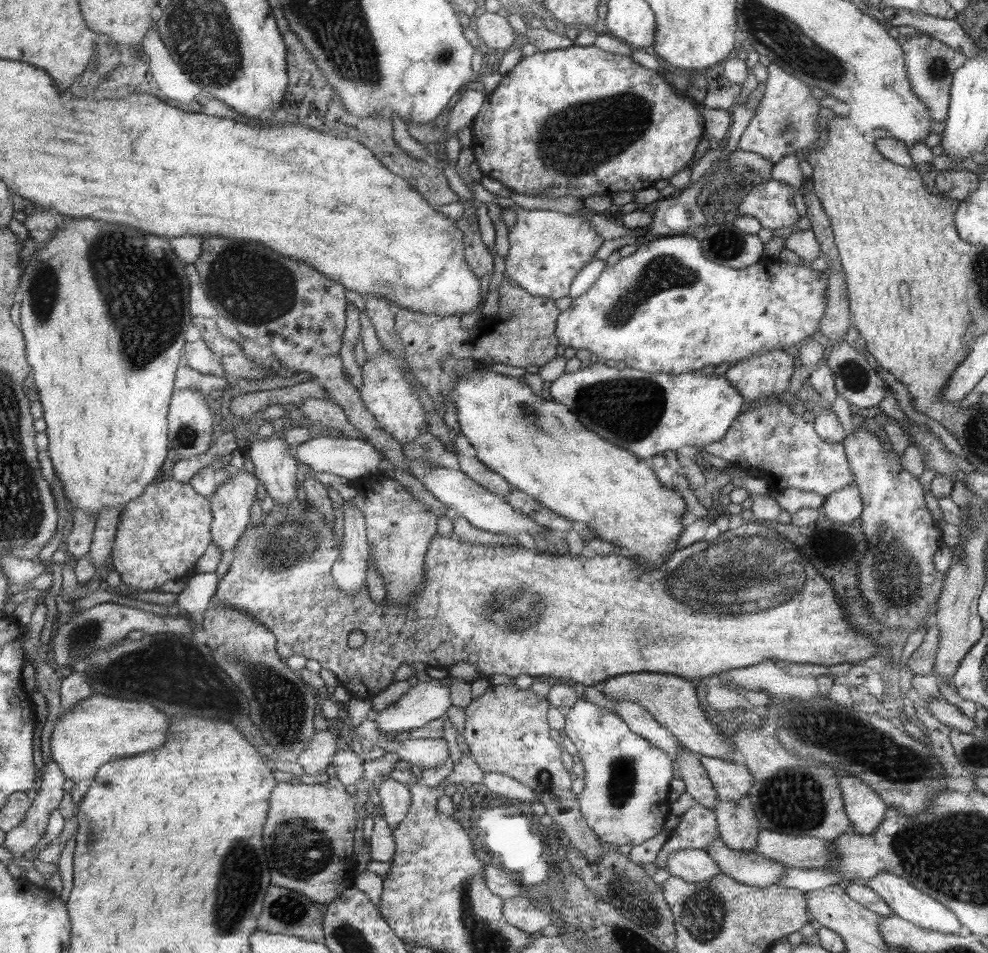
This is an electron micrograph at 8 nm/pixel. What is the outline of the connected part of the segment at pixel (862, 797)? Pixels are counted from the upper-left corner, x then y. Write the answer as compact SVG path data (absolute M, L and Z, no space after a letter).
M837 774L844 799L844 811L855 834L872 834L883 823L885 804L858 778Z

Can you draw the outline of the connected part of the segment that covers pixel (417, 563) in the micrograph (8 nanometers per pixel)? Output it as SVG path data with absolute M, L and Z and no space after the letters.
M365 476L349 484L356 489L356 493L348 502L361 511L366 528L366 543L368 546L368 561L375 572L381 576L385 590L385 601L390 604L408 604L412 594L424 582L425 558L428 545L436 534L437 516L431 514L427 507L407 493L404 488L395 482L381 480L379 476Z

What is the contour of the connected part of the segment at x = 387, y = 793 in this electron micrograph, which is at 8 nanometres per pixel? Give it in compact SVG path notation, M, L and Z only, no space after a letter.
M393 779L380 782L376 790L380 798L382 818L393 830L404 821L412 806L412 795L406 785Z

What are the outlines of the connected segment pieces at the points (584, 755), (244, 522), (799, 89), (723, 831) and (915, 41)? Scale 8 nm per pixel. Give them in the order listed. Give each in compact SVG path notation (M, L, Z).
M577 700L573 707L563 711L563 715L563 730L575 745L576 755L580 758L584 770L584 786L580 794L577 794L580 812L596 837L607 844L637 846L663 832L665 818L669 814L667 786L673 778L671 758L664 751L649 744L647 739L633 734L633 730L619 716L607 713L587 700Z
M240 470L235 471L231 478L219 483L209 496L209 502L212 502L211 539L220 552L234 550L239 537L250 524L249 510L251 510L253 498L257 496L255 490L257 490L257 480L254 472Z
M769 63L766 69L768 77L764 94L755 107L753 117L739 137L736 148L743 152L754 152L774 165L784 156L793 155L797 150L805 150L811 148L811 144L815 144L815 140L819 138L819 104L809 94L805 82L795 75L773 63Z
M748 797L737 801L718 799L713 814L718 823L719 838L725 846L755 852L761 828Z
M915 31L905 37L898 36L897 42L904 51L904 65L907 67L908 81L917 98L923 100L931 114L932 122L943 122L948 114L948 100L951 96L951 84L953 73L961 68L966 61L964 54L959 50L953 50L939 39L934 39L927 33Z

